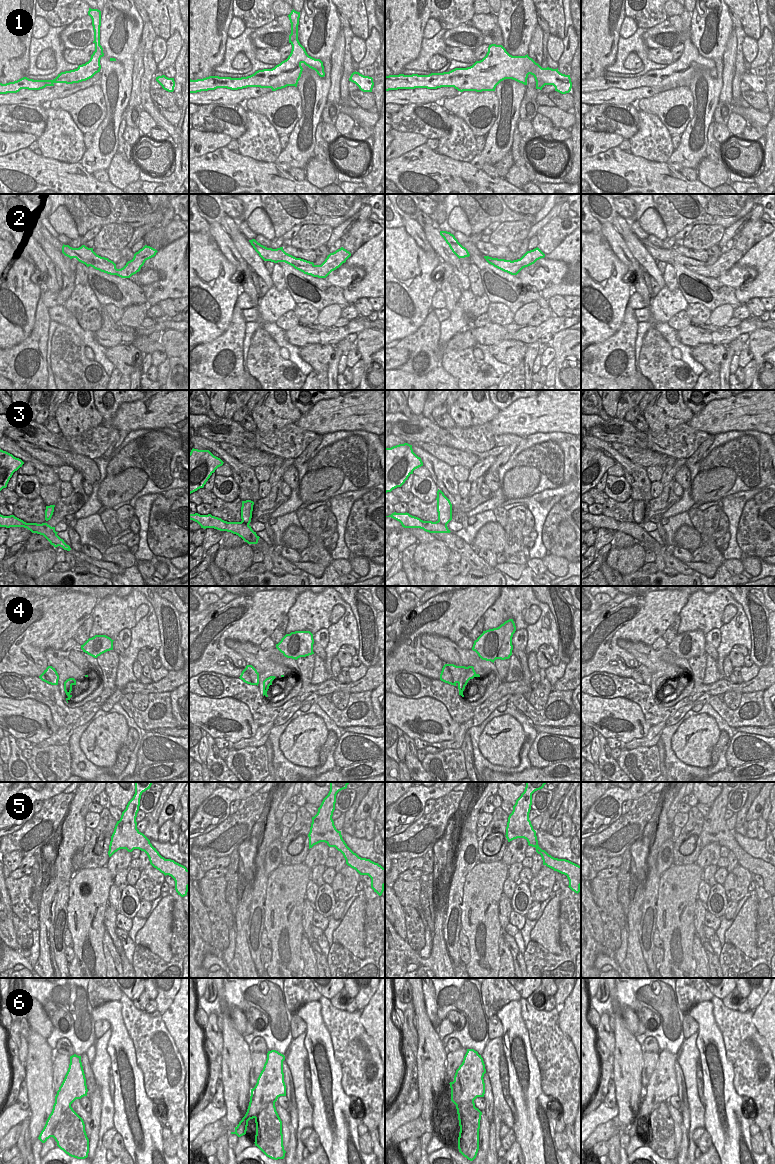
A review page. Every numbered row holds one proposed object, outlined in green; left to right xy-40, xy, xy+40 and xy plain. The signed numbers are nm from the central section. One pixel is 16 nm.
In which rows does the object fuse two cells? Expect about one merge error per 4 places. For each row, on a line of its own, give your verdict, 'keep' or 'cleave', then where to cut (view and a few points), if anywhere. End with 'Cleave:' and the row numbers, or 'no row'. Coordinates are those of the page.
1: keep; no cut
2: keep; no cut
3: keep; no cut
4: keep; no cut
5: keep; no cut
6: cleave; cut in xy-40 along (70, 1105), (63, 1114), (52, 1136)
Cleave: 6

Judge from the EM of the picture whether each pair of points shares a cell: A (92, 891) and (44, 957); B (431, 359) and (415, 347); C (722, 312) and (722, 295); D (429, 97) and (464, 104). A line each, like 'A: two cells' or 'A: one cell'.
A: two cells
B: one cell
C: two cells
D: two cells

